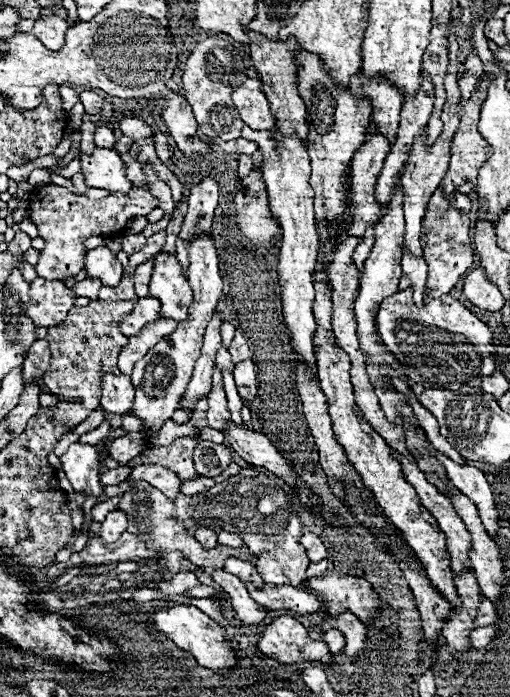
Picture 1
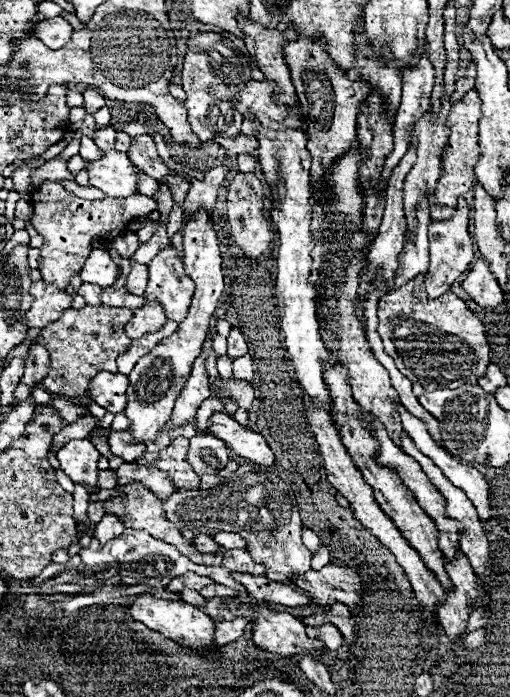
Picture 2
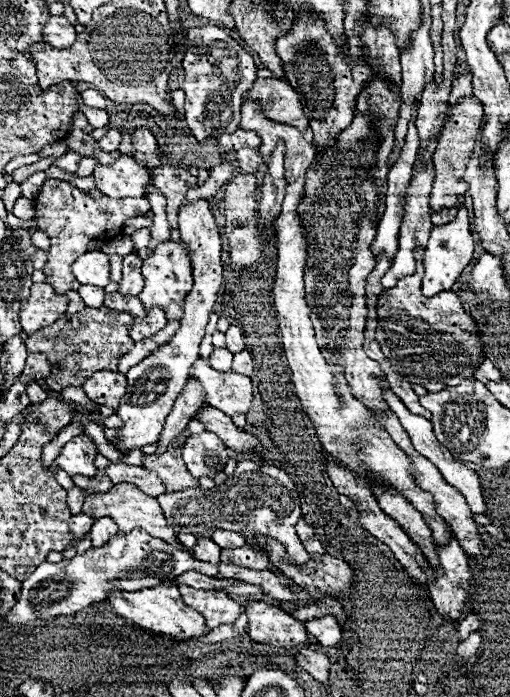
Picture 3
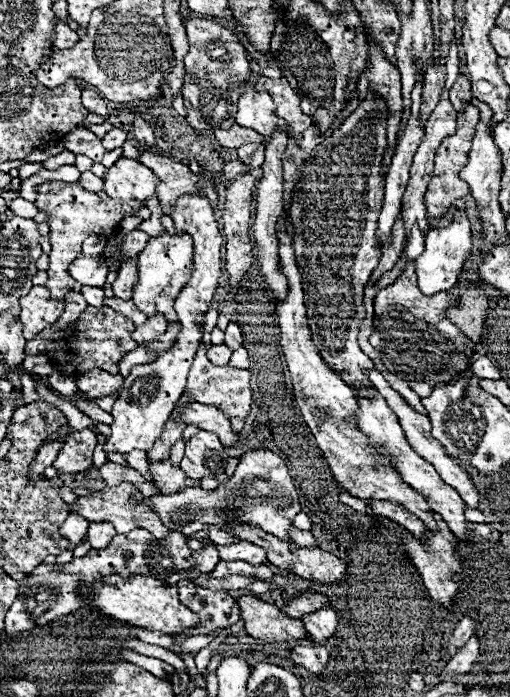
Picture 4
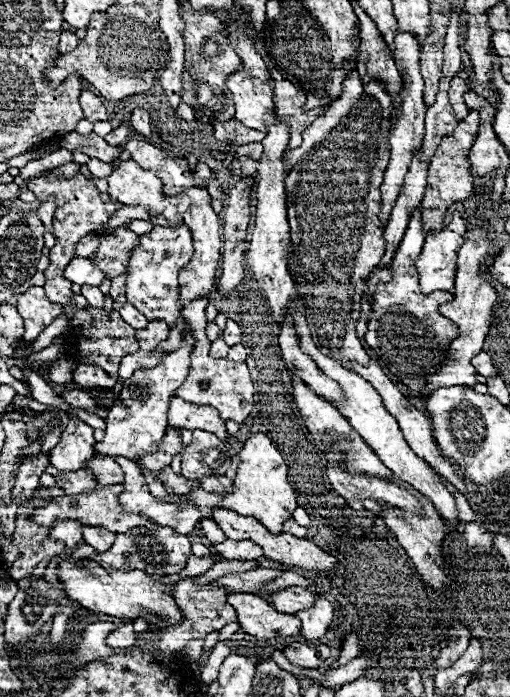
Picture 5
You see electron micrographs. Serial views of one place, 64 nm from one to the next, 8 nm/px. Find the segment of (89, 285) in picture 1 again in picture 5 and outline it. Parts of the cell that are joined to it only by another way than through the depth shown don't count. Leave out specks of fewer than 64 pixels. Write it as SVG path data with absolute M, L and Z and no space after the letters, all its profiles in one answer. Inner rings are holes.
M84 286L82 288L82 296L88 300L88 304L90 306L94 306L94 308L102 308L104 306L104 294L98 290L98 288L88 288L88 286Z

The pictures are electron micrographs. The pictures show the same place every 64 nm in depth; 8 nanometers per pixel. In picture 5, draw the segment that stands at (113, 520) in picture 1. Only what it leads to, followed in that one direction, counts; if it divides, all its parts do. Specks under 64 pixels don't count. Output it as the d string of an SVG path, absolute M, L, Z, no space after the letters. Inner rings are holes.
M84 526L84 542L90 544L94 550L98 552L106 552L112 546L114 540L114 532L108 532L106 528L92 528L92 526Z

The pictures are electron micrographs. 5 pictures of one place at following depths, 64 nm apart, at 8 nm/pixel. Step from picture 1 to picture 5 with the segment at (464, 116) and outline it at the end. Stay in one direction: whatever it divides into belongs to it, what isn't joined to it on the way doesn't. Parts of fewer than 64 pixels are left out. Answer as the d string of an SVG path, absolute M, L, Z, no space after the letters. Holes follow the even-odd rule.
M468 112L468 116L464 120L458 122L458 128L454 130L452 136L446 136L432 162L430 162L430 170L428 170L428 186L426 186L426 194L422 200L422 228L424 232L440 232L442 228L442 220L446 210L454 204L454 202L462 202L466 200L474 188L472 188L472 180L468 174L468 152L472 148L472 142L476 140L478 134L478 124L480 124L480 116L478 112Z

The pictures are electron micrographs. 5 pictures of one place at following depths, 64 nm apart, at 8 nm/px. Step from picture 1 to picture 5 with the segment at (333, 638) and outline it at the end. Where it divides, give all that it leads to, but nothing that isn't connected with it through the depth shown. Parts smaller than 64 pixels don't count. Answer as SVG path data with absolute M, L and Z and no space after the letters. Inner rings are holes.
M318 594L318 600L312 608L302 610L296 616L302 620L302 636L308 640L324 638L324 634L328 632L332 620L334 620L332 604L322 594Z

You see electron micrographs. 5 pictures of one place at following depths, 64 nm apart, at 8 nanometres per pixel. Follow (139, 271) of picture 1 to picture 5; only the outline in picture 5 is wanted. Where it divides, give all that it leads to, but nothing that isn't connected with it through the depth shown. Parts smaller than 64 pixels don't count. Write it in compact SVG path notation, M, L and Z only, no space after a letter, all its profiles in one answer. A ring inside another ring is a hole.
M128 272L116 276L112 280L112 288L110 288L110 296L114 302L118 304L124 304L126 302L126 278L128 278Z

